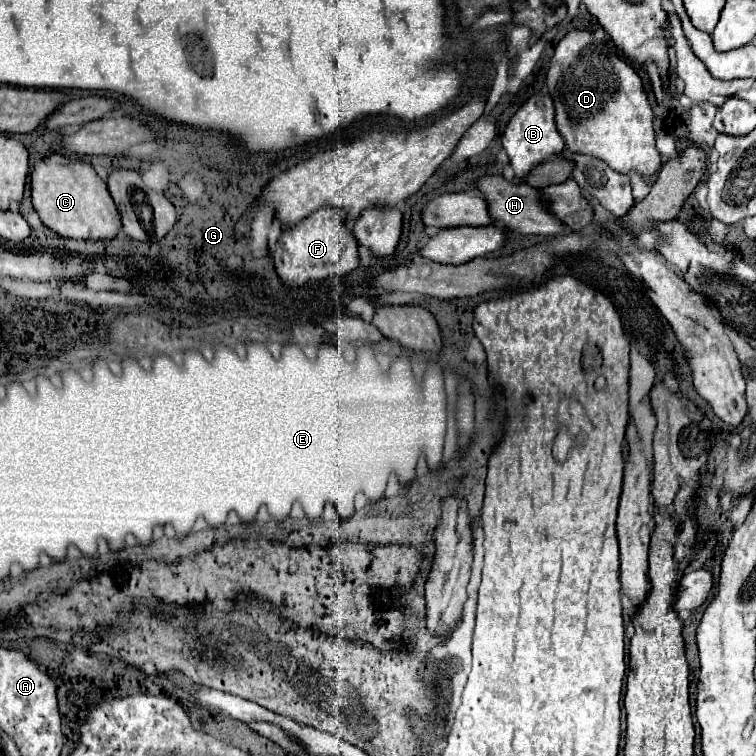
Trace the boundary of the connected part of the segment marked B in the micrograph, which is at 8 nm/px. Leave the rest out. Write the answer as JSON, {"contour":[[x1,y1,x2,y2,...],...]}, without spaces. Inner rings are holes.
{"contour":[[540,91,524,101,524,105,508,121,504,135,502,135,502,145,512,161,518,181,520,181,520,177,524,177,524,173,528,173,528,169,532,169,532,165,538,165,540,161,544,161,552,155,558,155,564,149,564,139,560,137,560,133,556,129,554,105,552,105,552,97,548,93]]}

